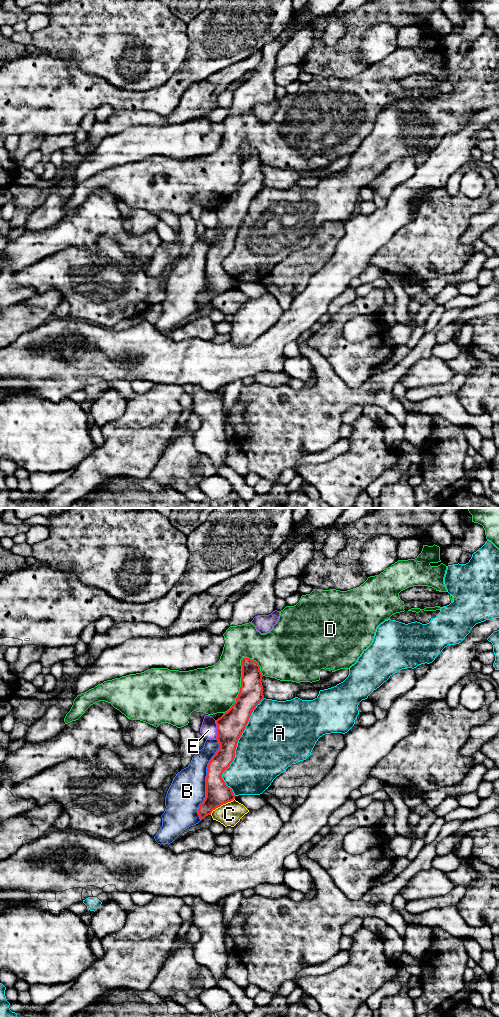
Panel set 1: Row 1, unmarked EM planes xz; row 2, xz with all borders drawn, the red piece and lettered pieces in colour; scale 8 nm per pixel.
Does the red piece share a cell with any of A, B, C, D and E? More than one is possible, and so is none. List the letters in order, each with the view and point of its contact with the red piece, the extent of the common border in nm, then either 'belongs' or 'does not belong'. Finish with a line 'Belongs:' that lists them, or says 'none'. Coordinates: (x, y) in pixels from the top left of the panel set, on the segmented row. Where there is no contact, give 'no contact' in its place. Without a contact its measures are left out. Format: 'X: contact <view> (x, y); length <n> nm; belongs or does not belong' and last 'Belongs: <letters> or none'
A: contact xz (236, 746); length 800 nm; does not belong
B: contact xz (206, 779); length 650 nm; does not belong
C: contact xz (221, 804); length 240 nm; does not belong
D: contact xz (241, 680); length 500 nm; does not belong
E: contact xz (217, 729); length 150 nm; does not belong
Belongs: none

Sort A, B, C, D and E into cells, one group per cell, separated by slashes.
A / B / C / D / E

